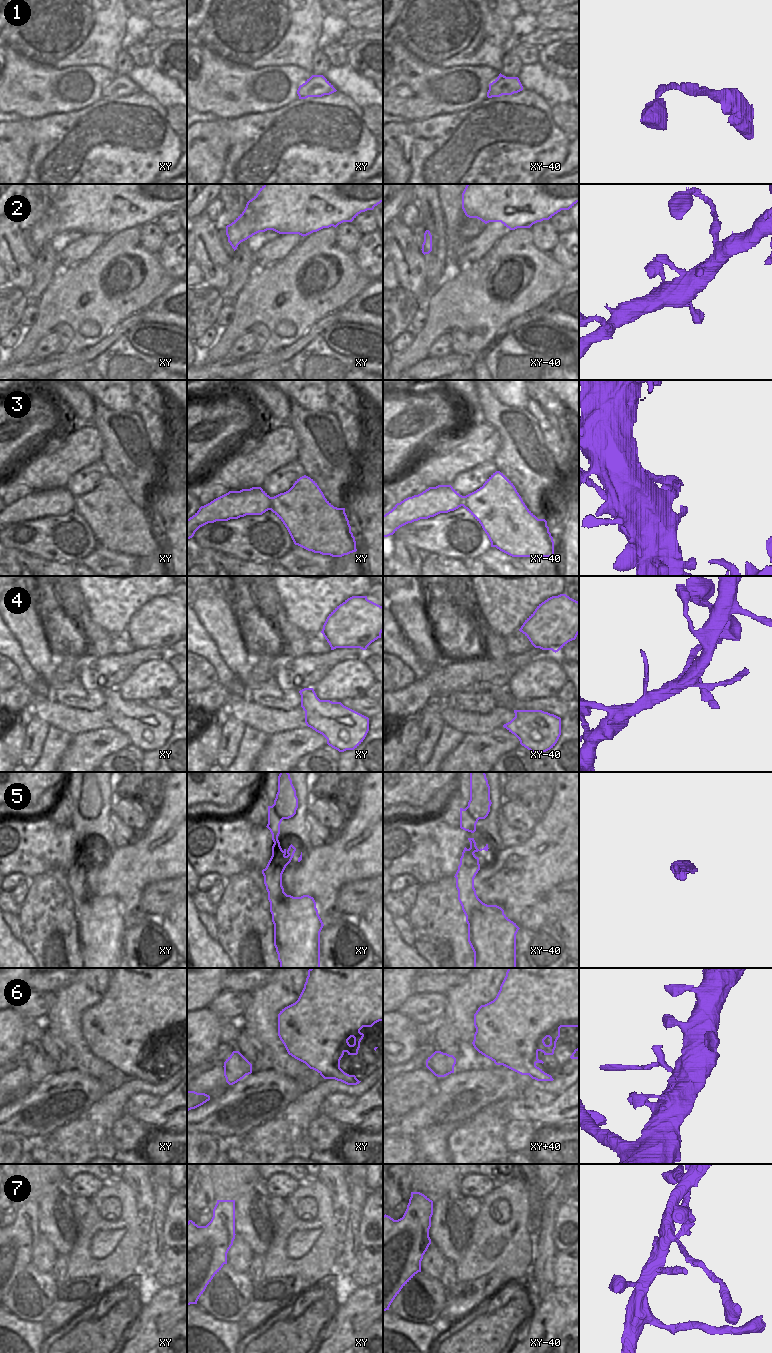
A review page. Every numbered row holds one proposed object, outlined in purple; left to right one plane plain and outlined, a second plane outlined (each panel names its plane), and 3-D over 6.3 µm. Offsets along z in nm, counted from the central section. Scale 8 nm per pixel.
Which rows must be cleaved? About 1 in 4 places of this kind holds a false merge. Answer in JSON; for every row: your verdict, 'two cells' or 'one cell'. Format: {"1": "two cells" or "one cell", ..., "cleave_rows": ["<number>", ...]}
{"1": "one cell", "2": "one cell", "3": "one cell", "4": "one cell", "5": "one cell", "6": "two cells", "7": "two cells", "cleave_rows": ["6", "7"]}

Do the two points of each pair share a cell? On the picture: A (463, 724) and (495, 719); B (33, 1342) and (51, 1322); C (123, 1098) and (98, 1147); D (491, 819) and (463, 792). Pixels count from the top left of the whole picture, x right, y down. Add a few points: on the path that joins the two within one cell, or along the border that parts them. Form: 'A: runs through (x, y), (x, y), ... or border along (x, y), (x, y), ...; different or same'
A: runs through (471, 723), (487, 722); same
B: border along (44, 1324), (44, 1334), (46, 1336); different
C: runs through (111, 1110), (98, 1123), (98, 1135); same
D: runs through (483, 816), (479, 812), (479, 808), (471, 800); same

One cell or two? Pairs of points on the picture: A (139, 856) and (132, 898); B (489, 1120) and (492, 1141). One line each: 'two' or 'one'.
A: one
B: one

